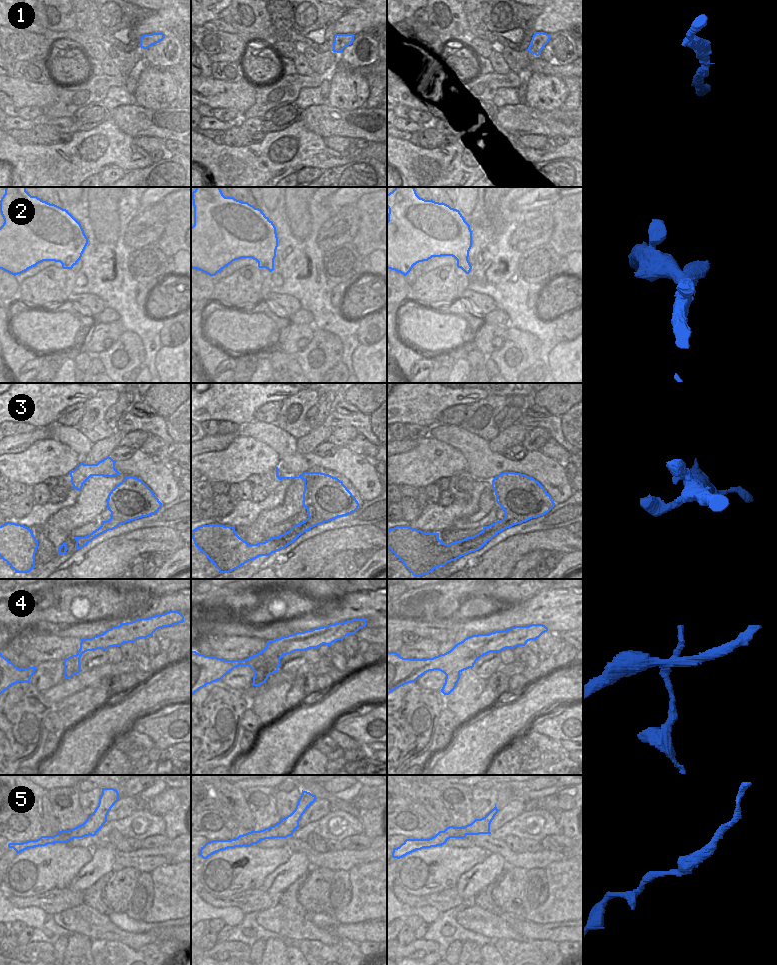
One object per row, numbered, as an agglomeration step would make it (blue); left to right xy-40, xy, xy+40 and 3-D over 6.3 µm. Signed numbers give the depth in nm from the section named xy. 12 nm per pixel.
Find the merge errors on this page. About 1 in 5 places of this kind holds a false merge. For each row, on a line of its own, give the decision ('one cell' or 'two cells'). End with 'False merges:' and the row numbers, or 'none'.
1: one cell
2: one cell
3: one cell
4: two cells
5: one cell
False merges: 4

